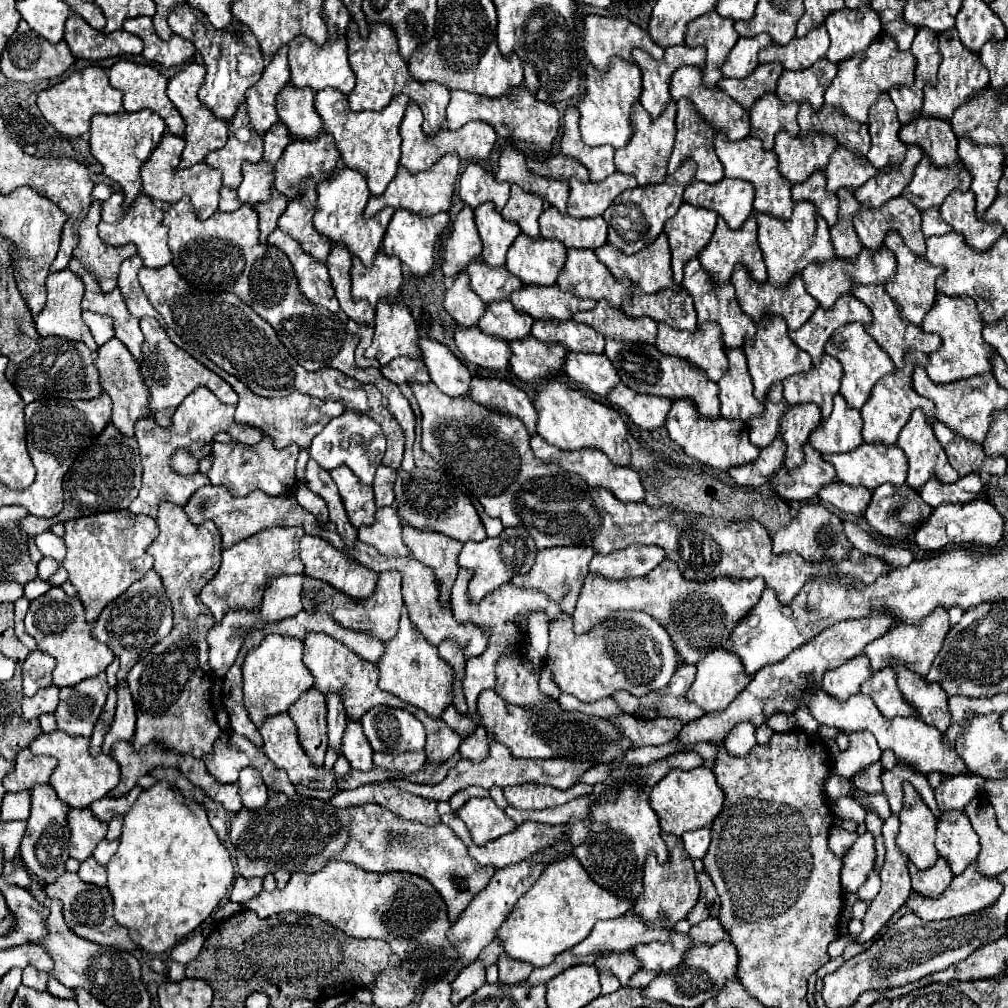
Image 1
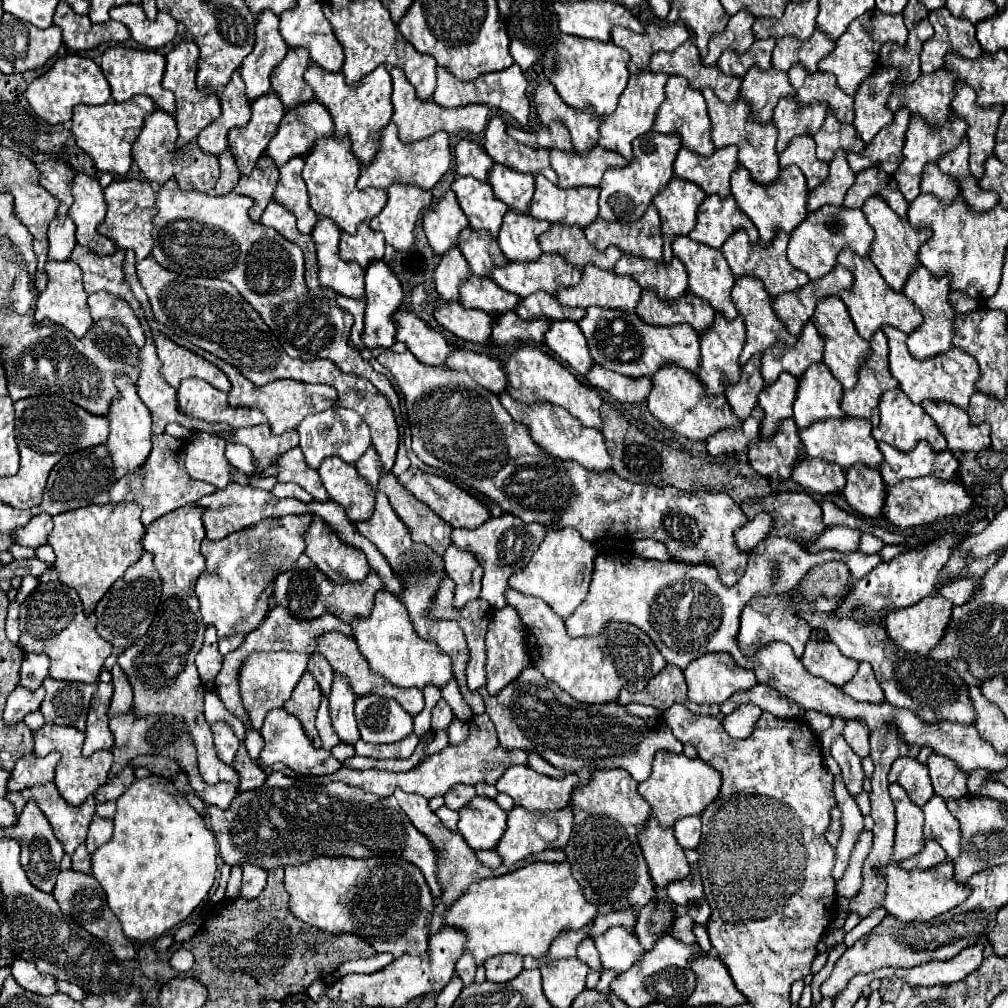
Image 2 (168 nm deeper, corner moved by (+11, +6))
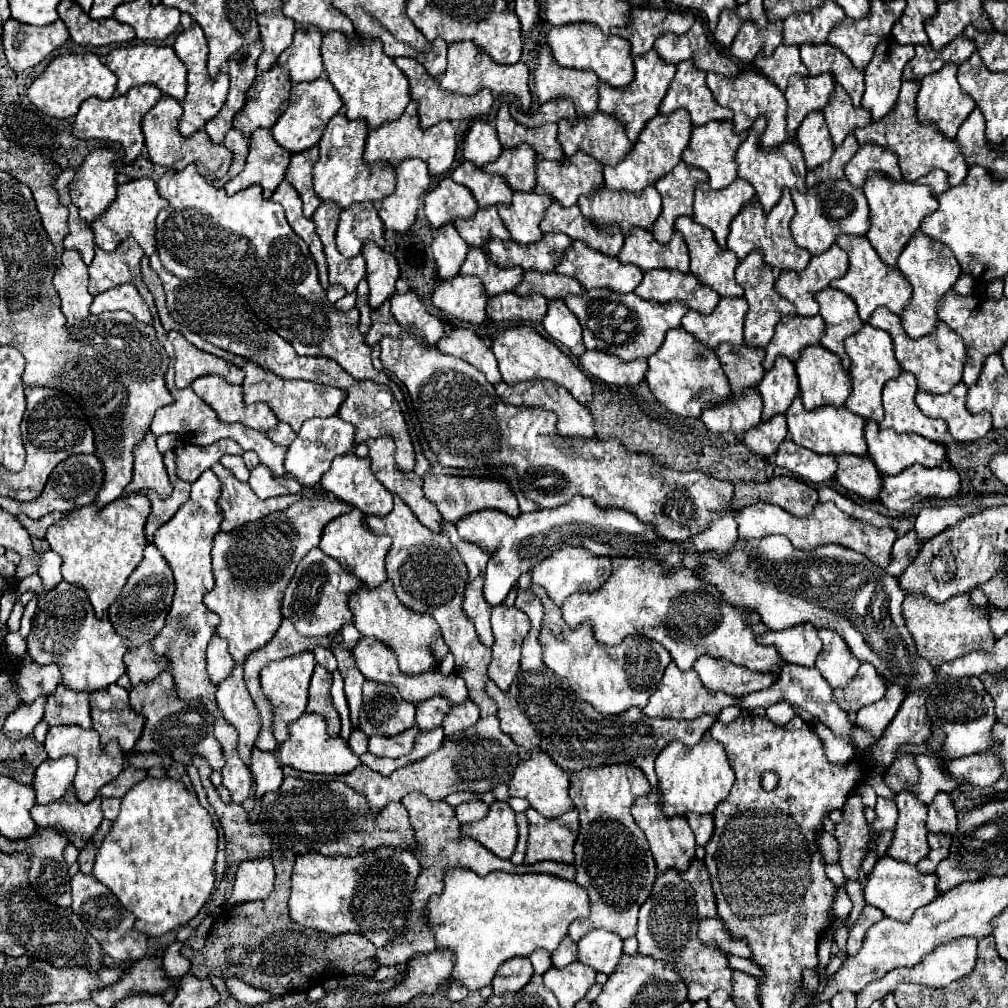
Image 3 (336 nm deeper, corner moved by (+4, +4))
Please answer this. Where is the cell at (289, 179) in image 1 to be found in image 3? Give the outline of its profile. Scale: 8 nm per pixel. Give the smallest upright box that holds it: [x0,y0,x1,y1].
[271,76,343,152]

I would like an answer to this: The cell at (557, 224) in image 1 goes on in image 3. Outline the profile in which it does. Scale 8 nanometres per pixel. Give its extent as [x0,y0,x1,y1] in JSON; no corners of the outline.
[535,152,603,206]

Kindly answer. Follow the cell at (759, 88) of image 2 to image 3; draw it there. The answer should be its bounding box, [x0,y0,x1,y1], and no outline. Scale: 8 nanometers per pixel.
[755,44,807,92]

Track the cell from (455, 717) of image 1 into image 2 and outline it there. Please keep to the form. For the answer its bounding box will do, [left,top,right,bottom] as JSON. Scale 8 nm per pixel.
[432,700,454,730]

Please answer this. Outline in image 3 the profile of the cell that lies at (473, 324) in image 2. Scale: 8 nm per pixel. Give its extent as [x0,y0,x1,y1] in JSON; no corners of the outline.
[431,276,487,324]

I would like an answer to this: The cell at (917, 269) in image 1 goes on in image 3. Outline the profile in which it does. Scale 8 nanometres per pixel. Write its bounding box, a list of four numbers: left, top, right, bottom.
[863,172,937,266]

